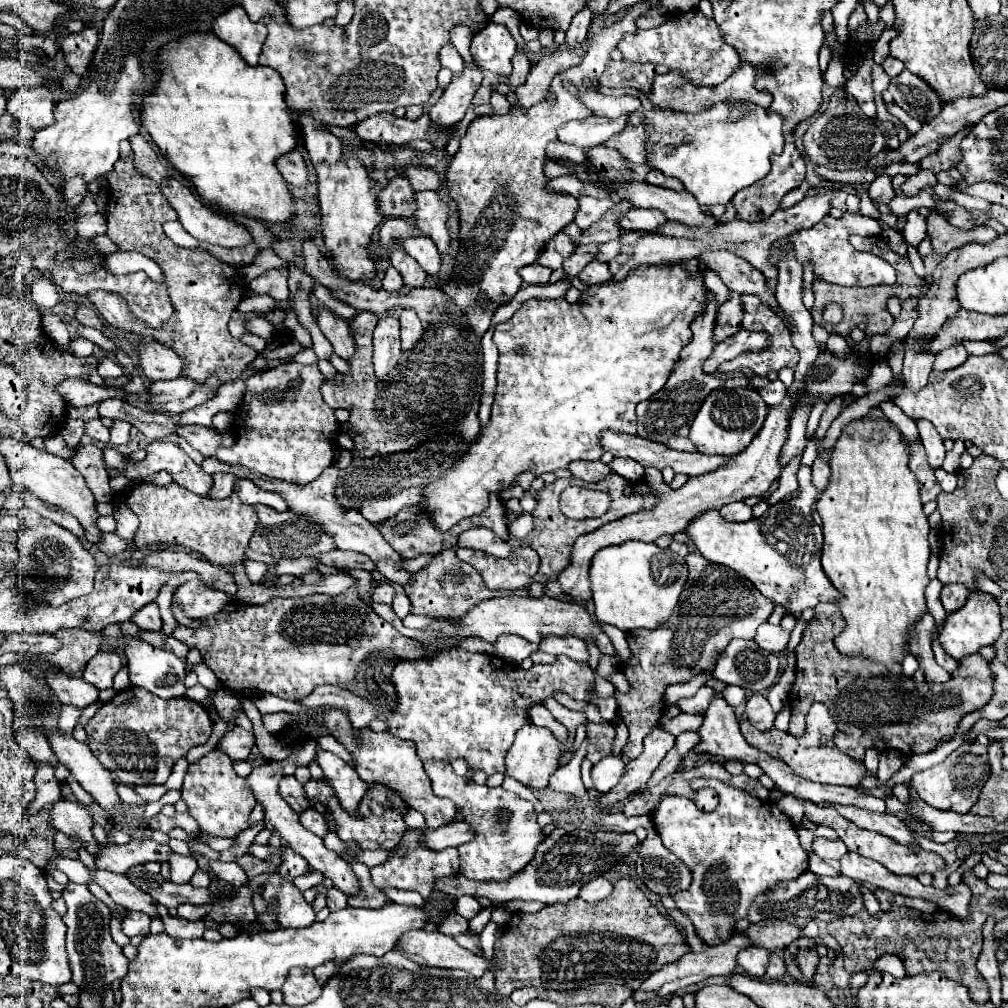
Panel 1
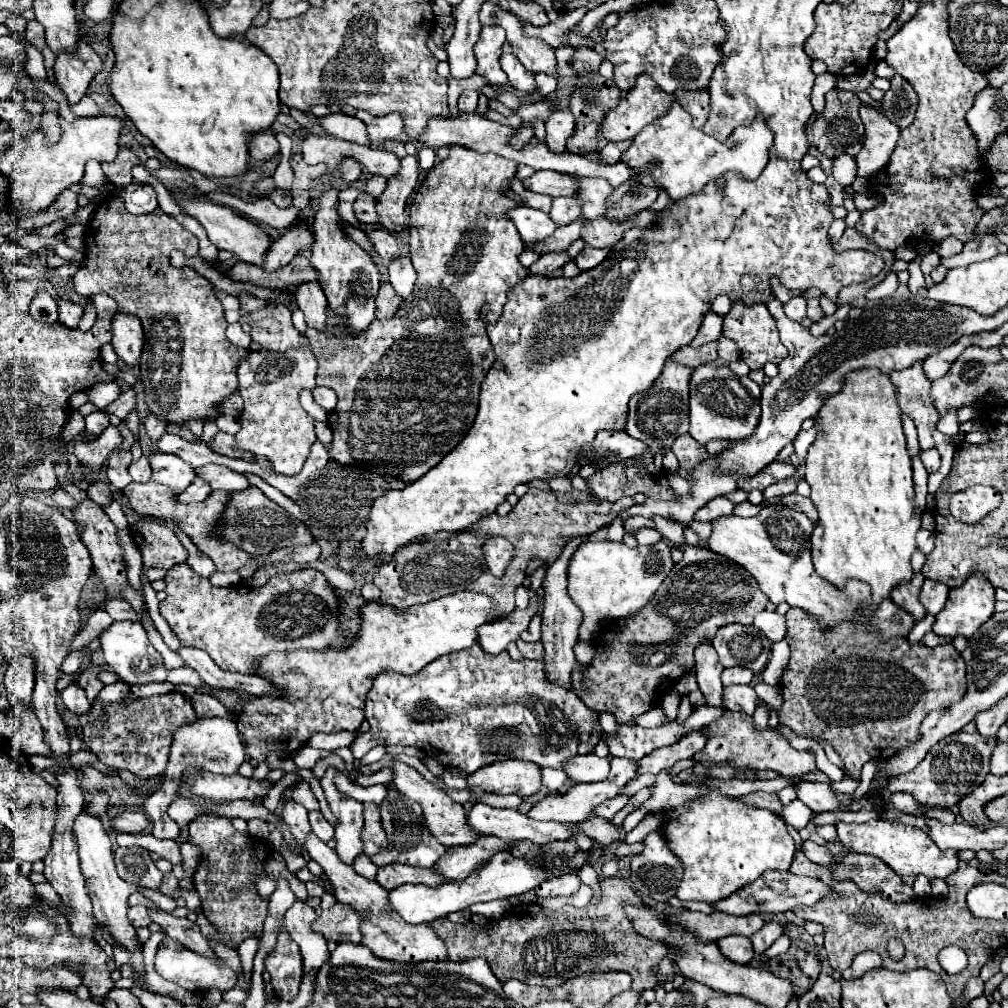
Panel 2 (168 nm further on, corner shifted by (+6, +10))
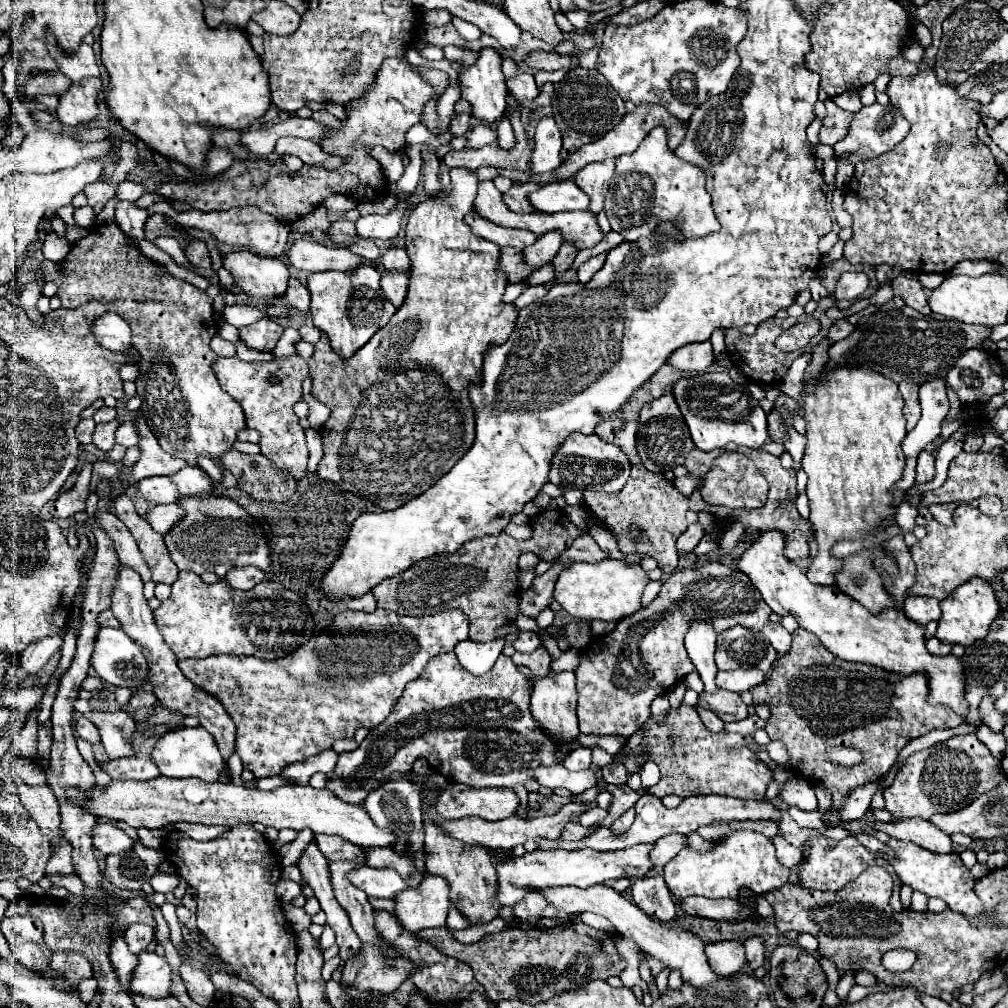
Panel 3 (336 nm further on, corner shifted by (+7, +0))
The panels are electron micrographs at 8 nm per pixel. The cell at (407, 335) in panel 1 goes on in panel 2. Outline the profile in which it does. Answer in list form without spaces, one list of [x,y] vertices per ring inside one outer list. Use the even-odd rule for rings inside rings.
[[[399,255],[397,259],[393,259],[389,263],[389,283],[393,285],[393,289],[405,299],[409,297],[413,285],[415,285],[415,269],[411,265],[409,257]]]

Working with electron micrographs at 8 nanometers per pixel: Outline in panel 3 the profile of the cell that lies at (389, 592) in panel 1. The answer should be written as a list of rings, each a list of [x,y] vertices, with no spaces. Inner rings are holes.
[[[368,591],[364,597],[350,599],[350,601],[348,601],[348,607],[350,607],[350,609],[356,609],[356,611],[366,611],[366,613],[372,613],[372,611],[376,609],[376,599],[374,599],[374,595]]]

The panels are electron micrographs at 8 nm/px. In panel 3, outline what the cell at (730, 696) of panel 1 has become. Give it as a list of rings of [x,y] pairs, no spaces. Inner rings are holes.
[[[748,669],[748,671],[718,671],[716,675],[716,685],[720,689],[726,691],[750,691],[754,689],[758,683],[764,681],[764,673],[760,673],[758,669]]]

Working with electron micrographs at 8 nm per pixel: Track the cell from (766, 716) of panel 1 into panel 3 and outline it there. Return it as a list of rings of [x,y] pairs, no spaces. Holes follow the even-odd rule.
[[[718,689],[716,693],[702,693],[698,703],[708,705],[708,709],[712,709],[722,721],[742,721],[748,717],[748,707],[740,695],[732,691]]]

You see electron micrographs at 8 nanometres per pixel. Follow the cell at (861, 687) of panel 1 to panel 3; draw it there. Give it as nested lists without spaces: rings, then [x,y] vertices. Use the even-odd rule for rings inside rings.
[[[800,627],[792,633],[792,649],[782,655],[768,677],[752,689],[754,705],[762,701],[770,705],[772,715],[766,723],[766,733],[770,739],[786,743],[792,769],[804,779],[824,783],[832,791],[834,799],[828,827],[840,823],[838,811],[850,791],[868,781],[882,779],[908,741],[932,729],[950,729],[962,723],[962,717],[946,705],[930,705],[928,693],[928,675],[924,671],[898,675],[866,663],[850,665],[834,657],[812,633]],[[834,747],[856,749],[862,753],[862,761],[854,767],[836,765],[830,761],[830,749]]]

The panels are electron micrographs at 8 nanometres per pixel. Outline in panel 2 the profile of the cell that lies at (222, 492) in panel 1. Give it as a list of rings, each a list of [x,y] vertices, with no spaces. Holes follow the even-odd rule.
[[[195,477],[195,481],[177,495],[177,501],[179,503],[197,503],[197,501],[207,499],[209,493],[211,493],[209,483],[205,483],[205,479],[201,479],[201,477]]]

